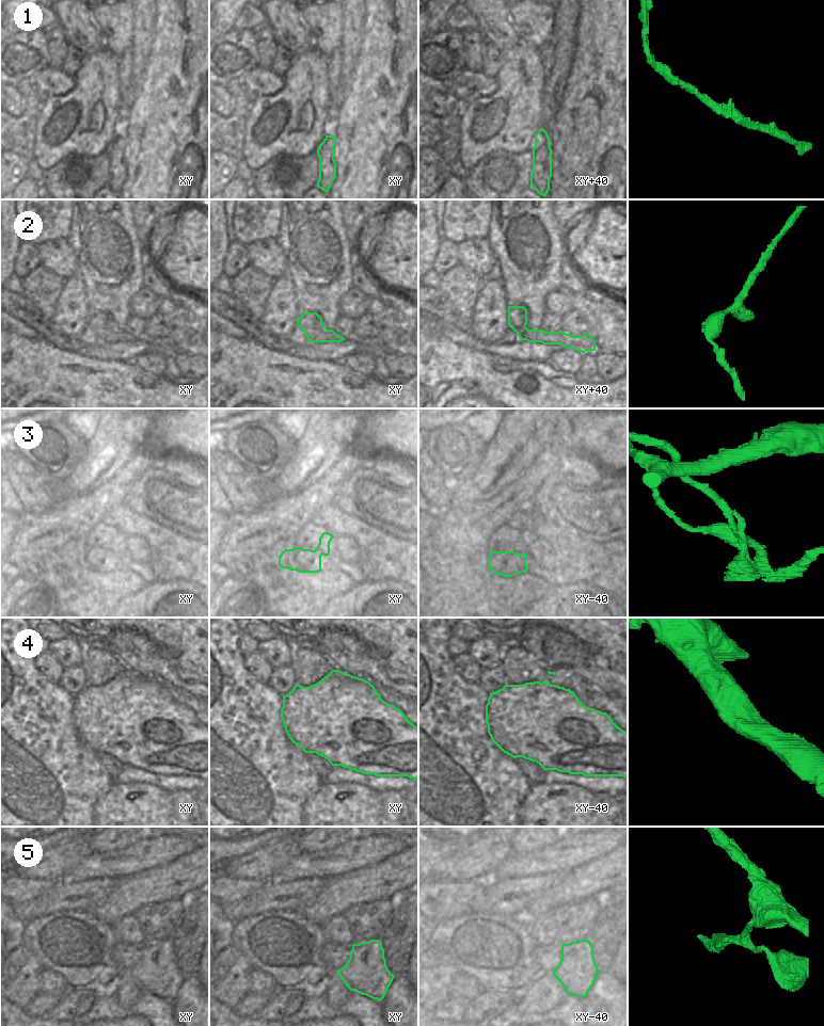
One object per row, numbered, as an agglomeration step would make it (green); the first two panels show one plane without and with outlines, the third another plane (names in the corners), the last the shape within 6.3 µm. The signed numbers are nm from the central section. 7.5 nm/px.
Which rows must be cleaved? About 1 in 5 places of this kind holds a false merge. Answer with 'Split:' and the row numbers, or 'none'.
Split: none.

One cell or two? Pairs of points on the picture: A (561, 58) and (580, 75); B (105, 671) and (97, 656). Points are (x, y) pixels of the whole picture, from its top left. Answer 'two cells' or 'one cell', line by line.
A: two cells
B: one cell

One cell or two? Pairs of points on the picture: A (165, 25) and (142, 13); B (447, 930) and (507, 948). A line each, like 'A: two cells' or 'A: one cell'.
A: two cells
B: one cell

